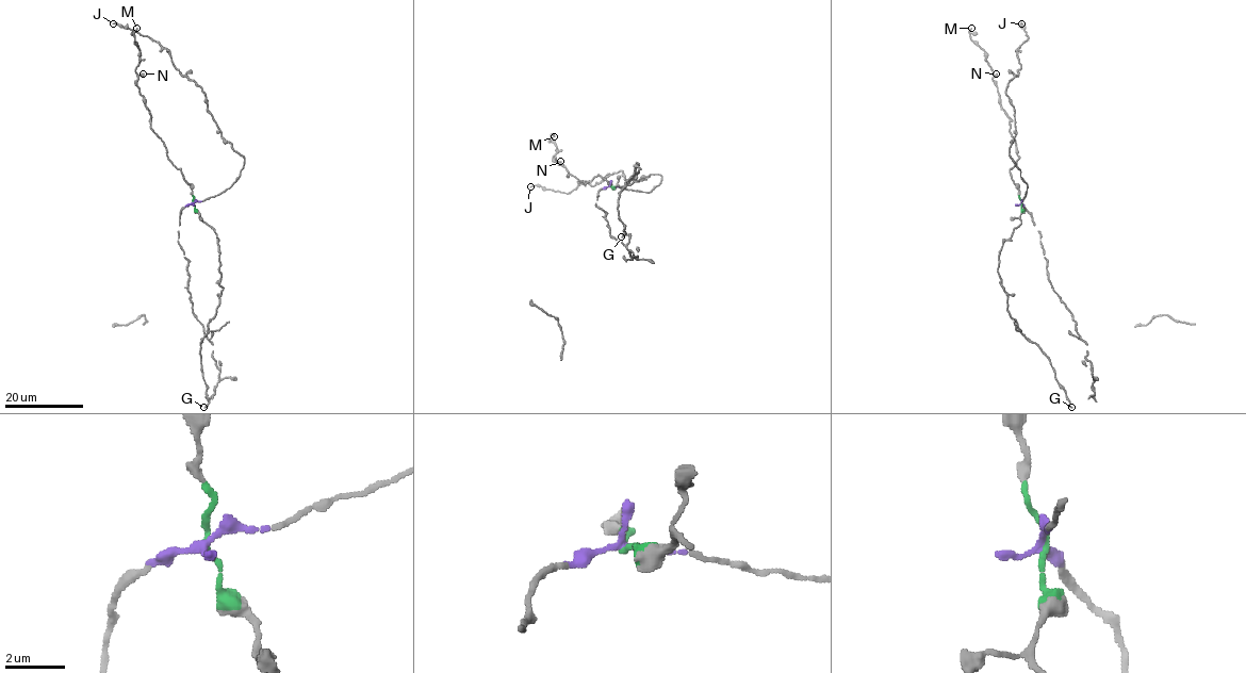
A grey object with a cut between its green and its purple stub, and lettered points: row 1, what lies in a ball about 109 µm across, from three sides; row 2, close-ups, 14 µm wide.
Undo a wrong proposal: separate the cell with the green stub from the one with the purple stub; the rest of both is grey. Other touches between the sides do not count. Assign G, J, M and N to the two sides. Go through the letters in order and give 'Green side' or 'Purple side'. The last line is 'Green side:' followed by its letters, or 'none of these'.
G: Green side
J: Purple side
M: Green side
N: Green side
Green side: G, M, N

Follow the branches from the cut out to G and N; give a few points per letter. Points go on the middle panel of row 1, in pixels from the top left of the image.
G: (610, 186), (624, 186), (639, 164), (619, 192), (618, 217), (626, 233), (621, 237)
N: (610, 186), (599, 175), (586, 183), (568, 176), (555, 158), (560, 162)

